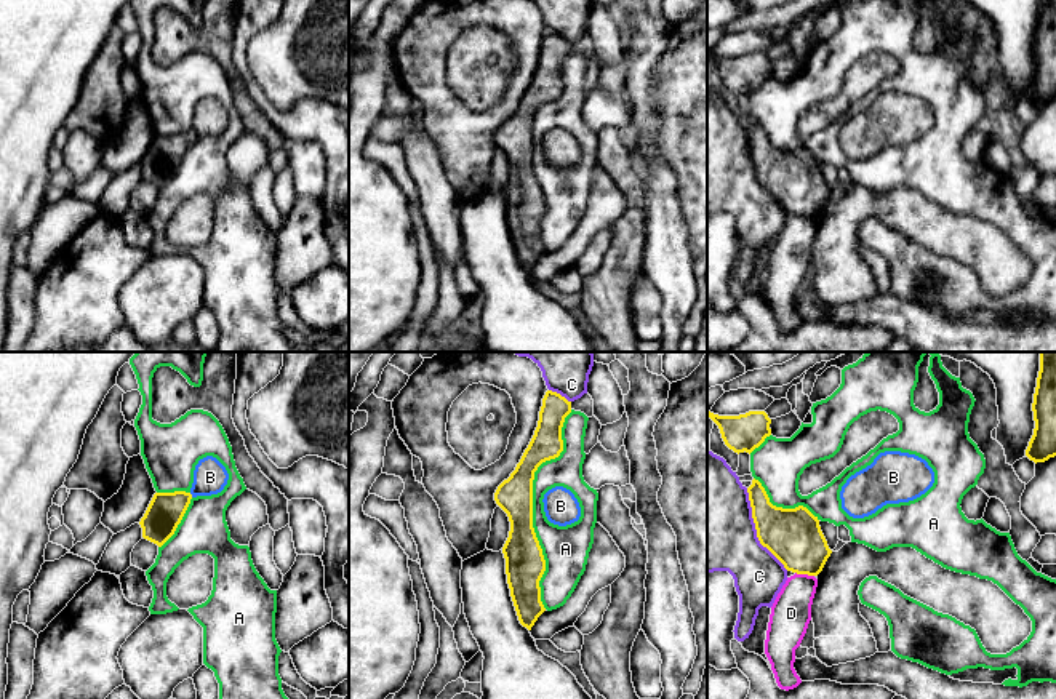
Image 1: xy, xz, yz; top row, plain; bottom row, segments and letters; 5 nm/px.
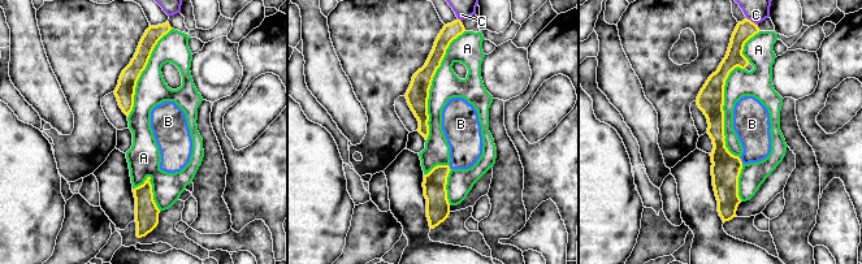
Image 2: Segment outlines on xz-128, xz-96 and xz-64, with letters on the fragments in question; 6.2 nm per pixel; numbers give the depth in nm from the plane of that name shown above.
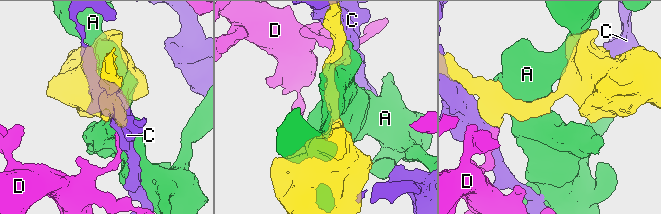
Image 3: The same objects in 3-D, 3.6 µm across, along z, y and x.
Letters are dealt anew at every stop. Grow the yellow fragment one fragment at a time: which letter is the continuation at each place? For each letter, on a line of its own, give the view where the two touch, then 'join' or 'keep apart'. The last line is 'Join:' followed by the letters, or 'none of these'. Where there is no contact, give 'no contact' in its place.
A: contact in xz; keep apart
B: contact in xy; join
C: contact in yz; keep apart
D: contact in yz; keep apart
Join: B

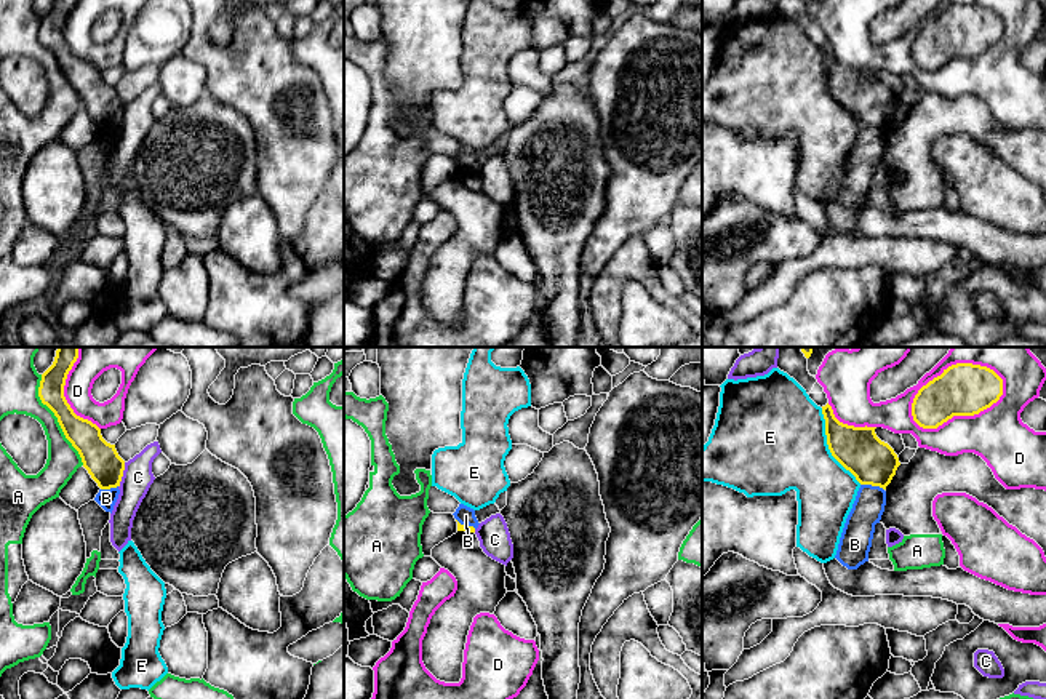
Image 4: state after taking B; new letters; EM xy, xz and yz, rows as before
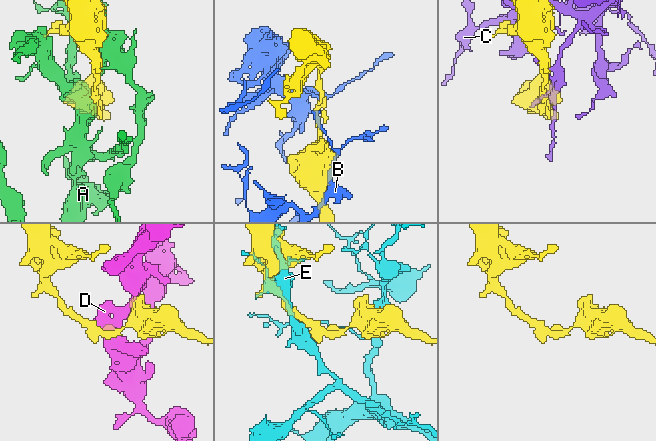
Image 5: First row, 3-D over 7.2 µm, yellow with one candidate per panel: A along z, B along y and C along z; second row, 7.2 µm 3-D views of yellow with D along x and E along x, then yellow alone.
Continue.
A: contact in xy; keep apart
B: contact in yz; keep apart
C: contact in xy; keep apart
D: contact in yz; keep apart
E: contact in yz; keep apart
Join: none of these

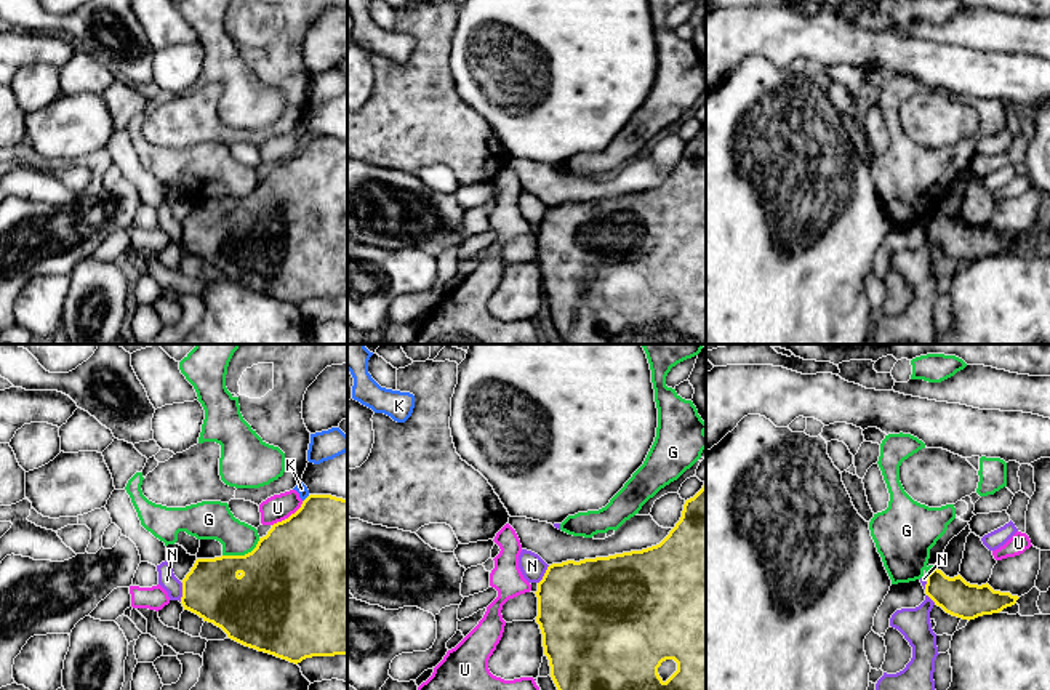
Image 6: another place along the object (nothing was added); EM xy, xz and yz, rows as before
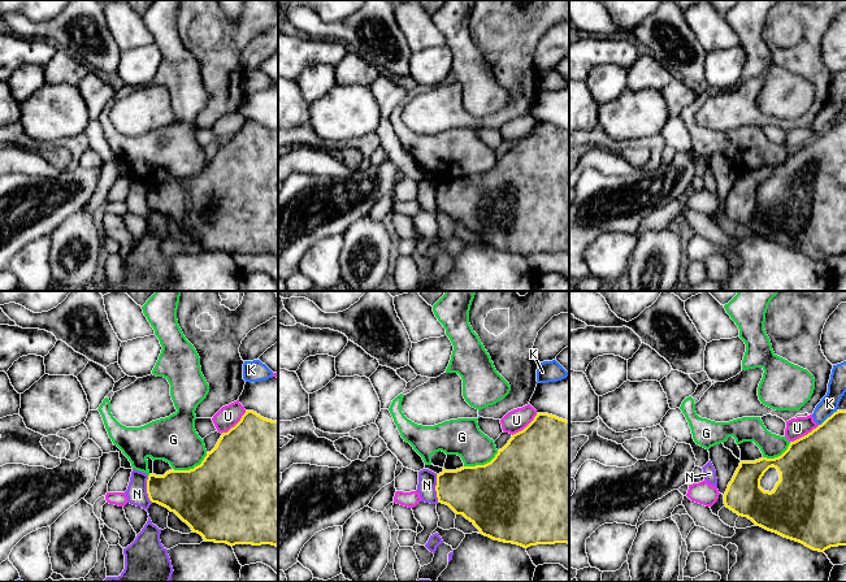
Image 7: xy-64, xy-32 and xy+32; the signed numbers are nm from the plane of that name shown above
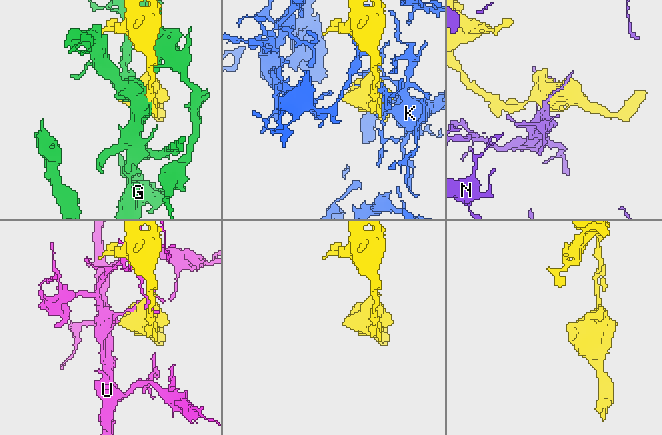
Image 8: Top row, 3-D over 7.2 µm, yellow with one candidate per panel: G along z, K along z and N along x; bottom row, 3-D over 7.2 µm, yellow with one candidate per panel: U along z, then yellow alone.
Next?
G: contact in xy; keep apart
K: contact in xy; keep apart
N: contact in xy; keep apart
U: contact in xy; keep apart
Join: none of these

